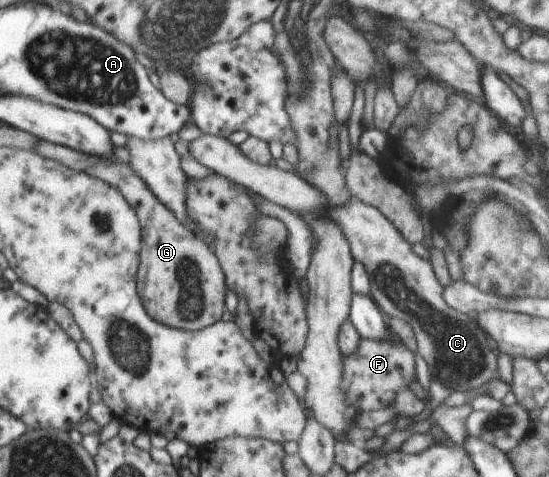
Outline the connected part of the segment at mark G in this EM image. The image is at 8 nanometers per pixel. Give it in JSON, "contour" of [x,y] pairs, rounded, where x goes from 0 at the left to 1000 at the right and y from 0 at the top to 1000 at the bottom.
{"contour":[[[77,294],[66,308],[66,317],[84,331],[104,335],[107,342],[133,352],[137,358],[160,361],[164,369],[193,379],[202,392],[215,396],[250,444],[264,495],[259,518],[259,560],[253,562],[251,572],[251,612],[257,627],[266,631],[266,654],[281,671],[333,694],[362,694],[401,673],[408,654],[408,610],[412,610],[401,547],[383,514],[324,463],[317,447],[270,394],[257,369],[242,358],[235,342],[222,342],[215,333],[200,335],[184,327],[168,327],[82,294]]]}

